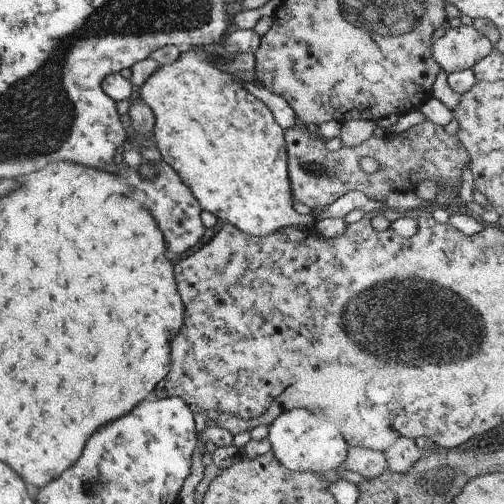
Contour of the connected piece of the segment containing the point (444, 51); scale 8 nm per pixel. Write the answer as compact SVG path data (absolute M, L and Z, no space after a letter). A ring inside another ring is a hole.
M472 26L446 27L445 34L430 45L430 54L436 66L445 72L471 69L479 60L492 52L489 40Z

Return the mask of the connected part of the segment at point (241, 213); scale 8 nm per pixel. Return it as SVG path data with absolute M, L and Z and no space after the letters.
M201 46L195 48L184 48L180 50L177 60L169 65L160 65L139 87L140 100L151 110L154 117L154 126L152 127L152 142L161 155L161 161L167 164L189 188L191 195L195 198L201 211L213 214L215 219L223 220L233 226L237 231L247 234L251 237L262 238L273 234L274 231L282 230L283 227L301 227L311 229L315 222L310 215L299 215L293 210L294 201L292 199L292 188L289 187L288 173L286 168L286 149L284 146L283 130L275 123L271 112L263 105L261 100L254 98L249 92L244 90L239 84L236 84L231 74L223 73L215 68L213 59L207 58L210 54L203 51Z

